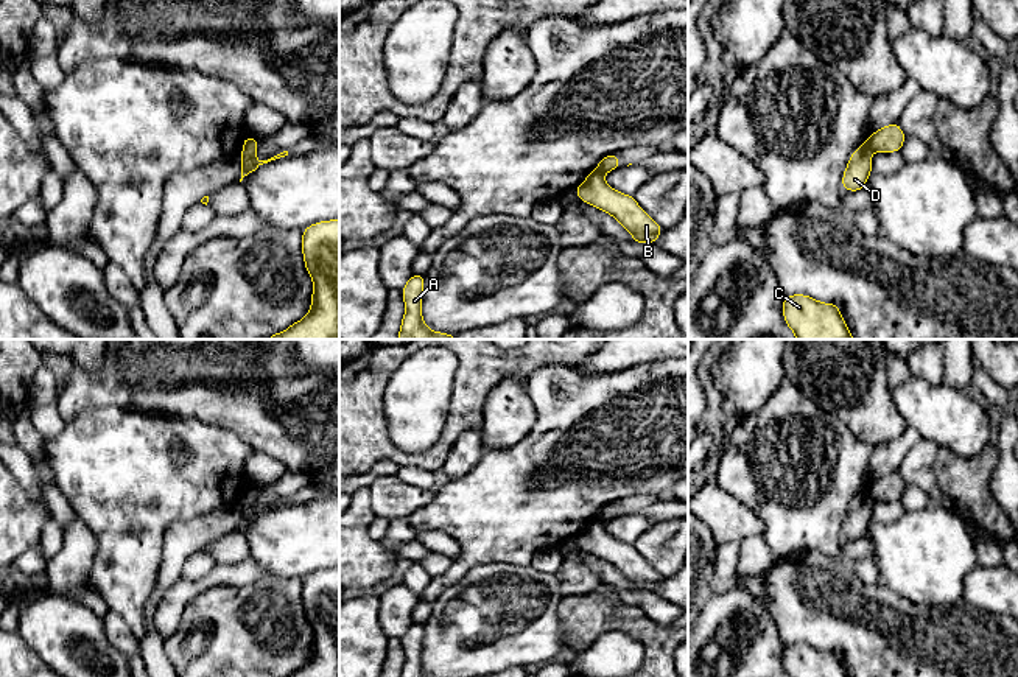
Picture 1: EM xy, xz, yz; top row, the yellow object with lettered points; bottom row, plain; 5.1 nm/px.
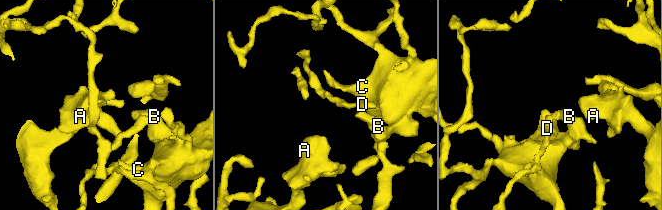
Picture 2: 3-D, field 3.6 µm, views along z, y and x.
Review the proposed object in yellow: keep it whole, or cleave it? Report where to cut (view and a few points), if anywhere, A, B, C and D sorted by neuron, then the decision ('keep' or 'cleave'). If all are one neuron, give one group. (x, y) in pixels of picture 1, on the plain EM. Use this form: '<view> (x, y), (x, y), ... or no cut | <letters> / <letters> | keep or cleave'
yz (867, 489), (872, 498) | A B C / D | cleave

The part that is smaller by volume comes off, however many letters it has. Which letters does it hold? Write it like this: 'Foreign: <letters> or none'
Foreign: D

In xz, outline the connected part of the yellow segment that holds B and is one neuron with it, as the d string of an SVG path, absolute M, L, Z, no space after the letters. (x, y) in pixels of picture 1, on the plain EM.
M590 521L574 540L581 549L612 563L632 582L634 591L655 593L663 581L663 576L637 552L634 545L612 537L601 521Z

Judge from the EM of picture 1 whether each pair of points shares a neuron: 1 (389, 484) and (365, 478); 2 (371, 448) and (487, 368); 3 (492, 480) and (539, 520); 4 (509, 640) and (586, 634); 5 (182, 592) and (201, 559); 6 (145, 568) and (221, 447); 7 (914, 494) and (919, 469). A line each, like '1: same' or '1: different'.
1: different
2: same
3: same
4: different
5: different
6: same
7: different

